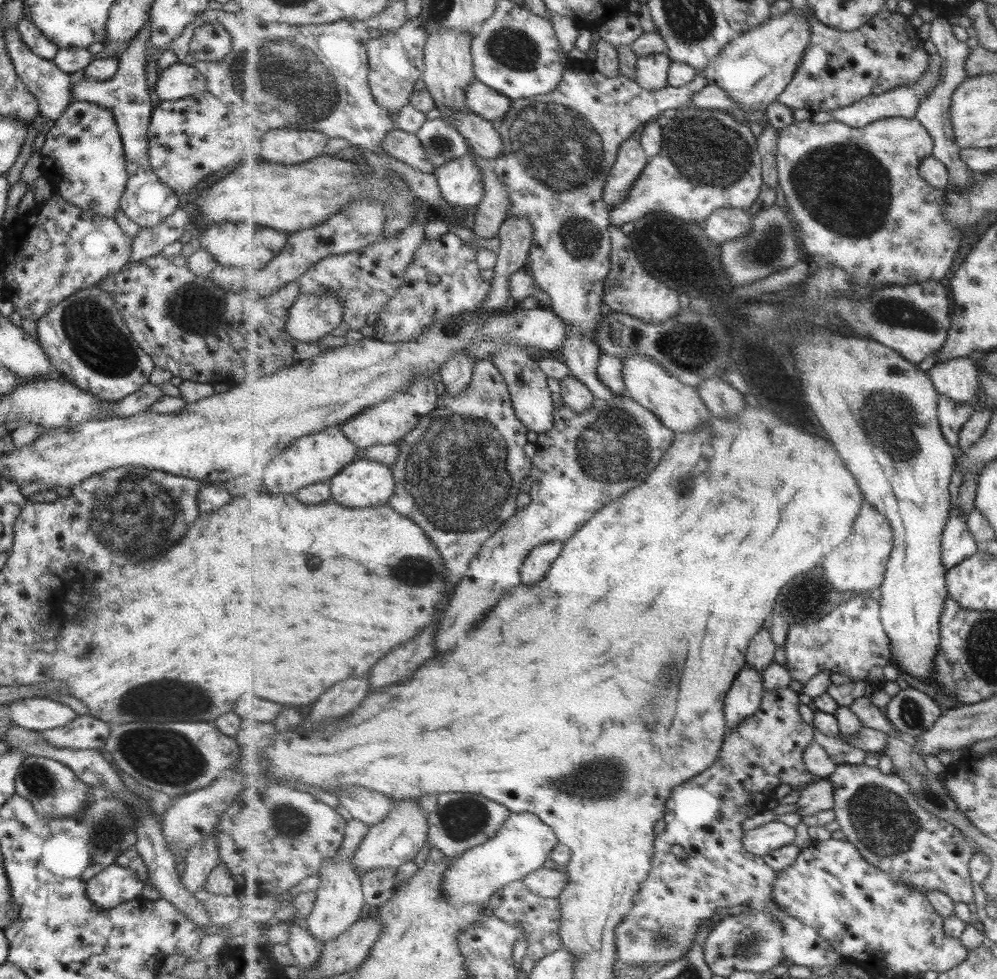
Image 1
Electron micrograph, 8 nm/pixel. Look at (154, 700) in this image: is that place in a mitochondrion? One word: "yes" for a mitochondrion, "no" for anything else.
yes

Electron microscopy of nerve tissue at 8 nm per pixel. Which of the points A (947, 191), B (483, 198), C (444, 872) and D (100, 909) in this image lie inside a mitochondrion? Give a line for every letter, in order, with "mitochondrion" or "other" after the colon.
A: other
B: other
C: other
D: other

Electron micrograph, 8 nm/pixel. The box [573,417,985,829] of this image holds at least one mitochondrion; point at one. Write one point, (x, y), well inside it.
(912, 713)

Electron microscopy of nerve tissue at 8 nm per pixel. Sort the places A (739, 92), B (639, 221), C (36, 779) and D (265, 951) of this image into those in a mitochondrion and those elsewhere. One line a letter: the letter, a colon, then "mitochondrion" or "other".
A: other
B: other
C: mitochondrion
D: other

